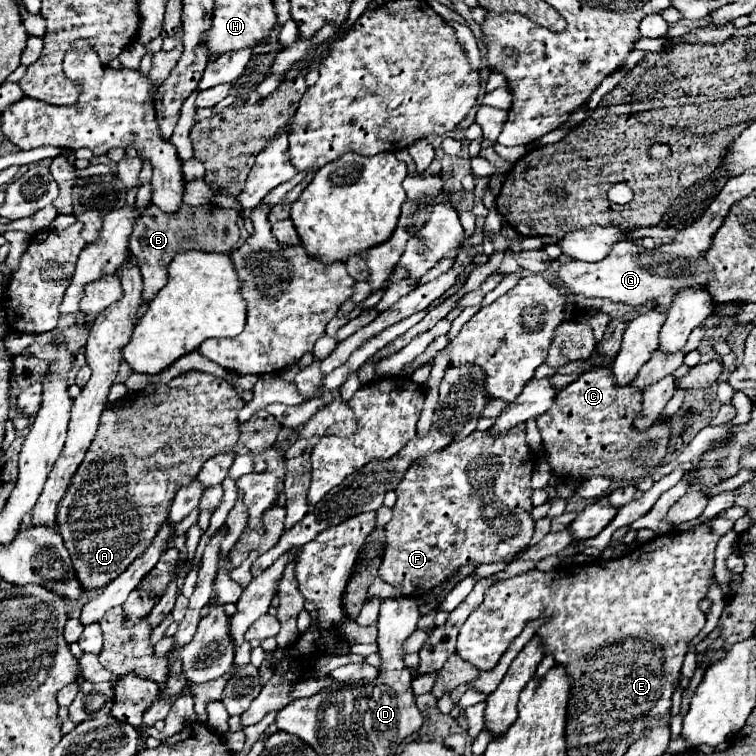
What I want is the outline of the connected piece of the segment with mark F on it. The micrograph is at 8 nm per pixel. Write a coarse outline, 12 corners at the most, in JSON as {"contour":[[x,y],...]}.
{"contour":[[525,423],[417,459],[379,577],[417,599],[529,545]]}

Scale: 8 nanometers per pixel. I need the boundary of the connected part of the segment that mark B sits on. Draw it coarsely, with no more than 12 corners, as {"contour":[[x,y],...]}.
{"contour":[[153,203],[131,255],[143,303],[167,283],[177,253],[231,253],[239,211],[217,205],[167,215]]}

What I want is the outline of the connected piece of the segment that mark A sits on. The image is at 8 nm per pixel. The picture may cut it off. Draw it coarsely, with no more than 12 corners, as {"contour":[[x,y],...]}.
{"contour":[[201,371],[101,413],[57,507],[85,591],[151,545],[235,447],[245,405]]}

